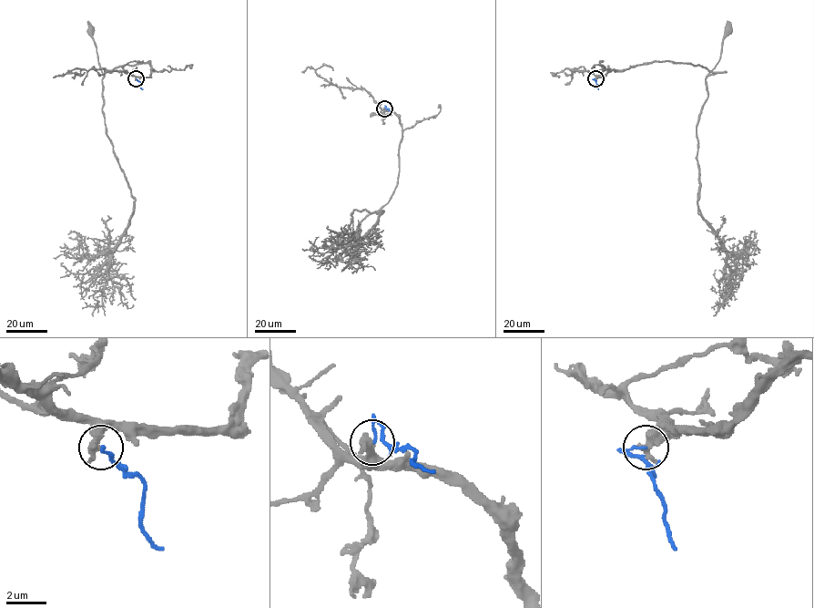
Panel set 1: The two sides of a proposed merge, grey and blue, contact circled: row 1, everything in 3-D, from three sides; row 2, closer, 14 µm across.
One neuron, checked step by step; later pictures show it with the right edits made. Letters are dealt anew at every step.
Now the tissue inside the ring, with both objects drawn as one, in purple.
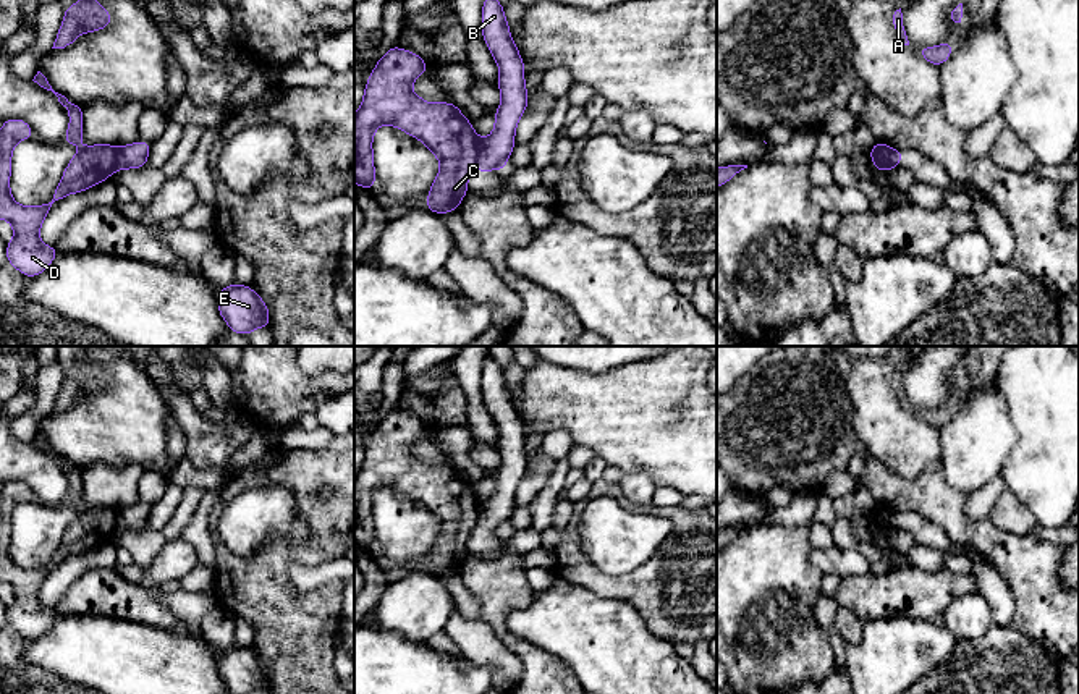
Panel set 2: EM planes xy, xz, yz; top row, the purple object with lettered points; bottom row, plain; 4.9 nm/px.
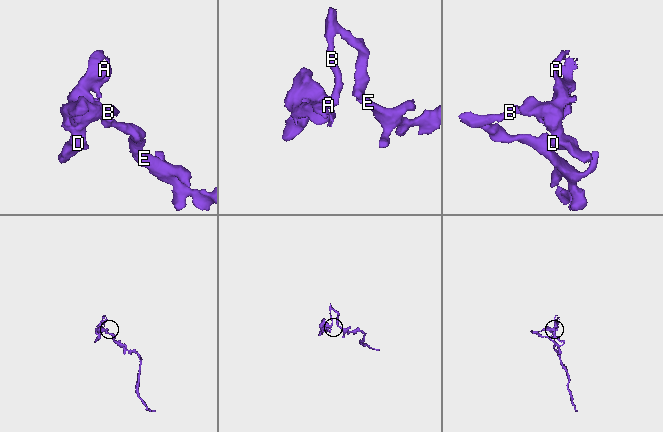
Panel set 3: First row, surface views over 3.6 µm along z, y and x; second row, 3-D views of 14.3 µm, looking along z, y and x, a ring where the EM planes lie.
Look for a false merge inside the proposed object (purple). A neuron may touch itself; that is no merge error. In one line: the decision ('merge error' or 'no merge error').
merge error

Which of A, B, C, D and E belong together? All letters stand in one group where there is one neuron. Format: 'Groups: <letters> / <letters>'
Groups: A C D / B E

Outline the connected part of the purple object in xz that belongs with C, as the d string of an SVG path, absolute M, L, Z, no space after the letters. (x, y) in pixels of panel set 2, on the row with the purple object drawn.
M390 47L379 60L366 83L361 108L354 113L354 183L374 189L372 138L380 125L393 125L422 141L442 162L440 171L427 194L427 210L446 214L456 210L468 193L468 178L480 154L480 138L455 104L429 104L411 91L413 81L425 73L425 61L404 49Z

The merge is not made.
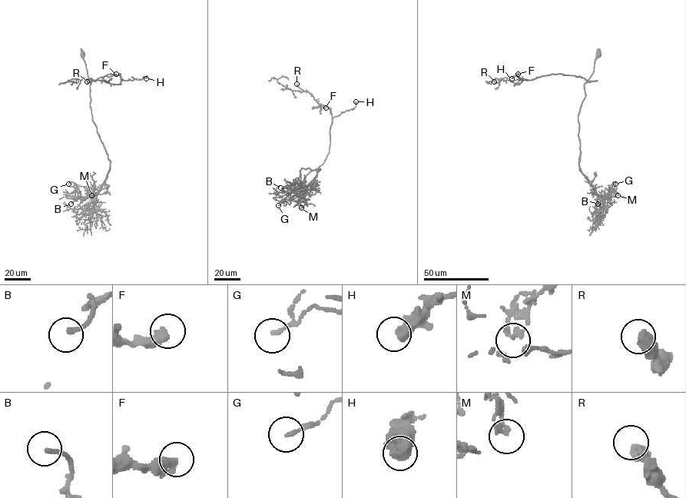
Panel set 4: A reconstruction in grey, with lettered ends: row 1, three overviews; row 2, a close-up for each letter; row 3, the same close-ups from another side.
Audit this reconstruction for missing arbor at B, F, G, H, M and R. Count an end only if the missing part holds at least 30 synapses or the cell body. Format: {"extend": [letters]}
{"extend": []}

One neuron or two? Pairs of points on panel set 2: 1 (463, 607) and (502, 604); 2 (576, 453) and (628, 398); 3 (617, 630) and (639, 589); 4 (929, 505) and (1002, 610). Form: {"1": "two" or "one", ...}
{"1": "two", "2": "two", "3": "two", "4": "two"}

